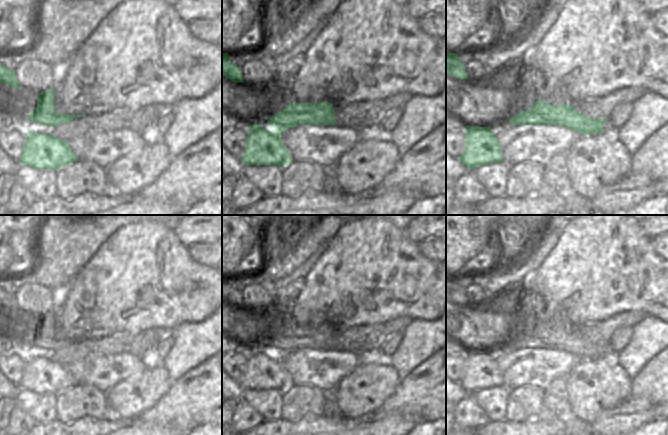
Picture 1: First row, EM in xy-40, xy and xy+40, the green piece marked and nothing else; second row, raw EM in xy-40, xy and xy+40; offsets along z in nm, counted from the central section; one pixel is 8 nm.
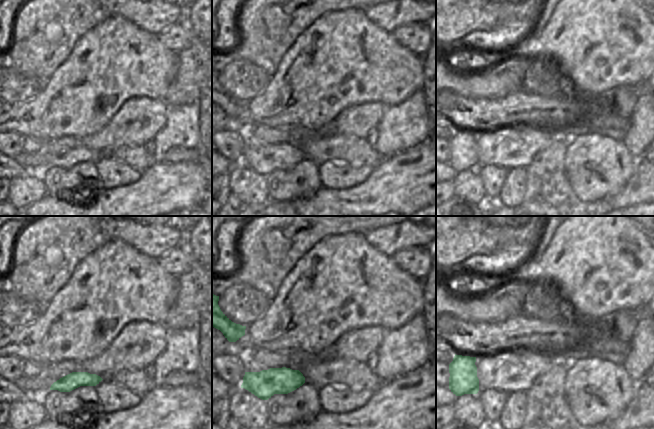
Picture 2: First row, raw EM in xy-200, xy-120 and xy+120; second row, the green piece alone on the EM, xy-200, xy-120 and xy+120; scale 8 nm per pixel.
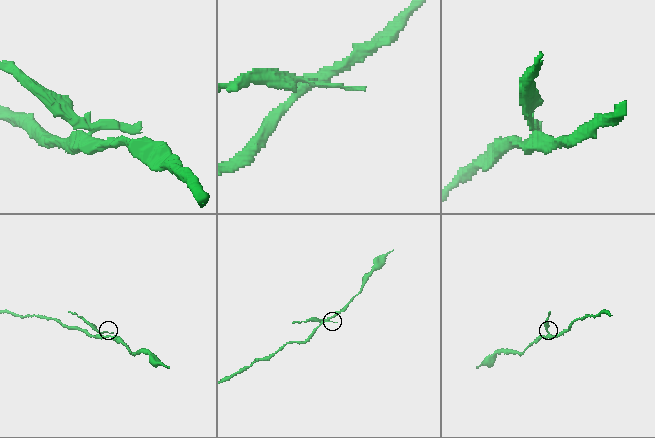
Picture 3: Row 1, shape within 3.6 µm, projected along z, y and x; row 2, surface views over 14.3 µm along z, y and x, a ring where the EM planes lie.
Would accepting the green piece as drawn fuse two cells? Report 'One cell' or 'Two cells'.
Two cells

